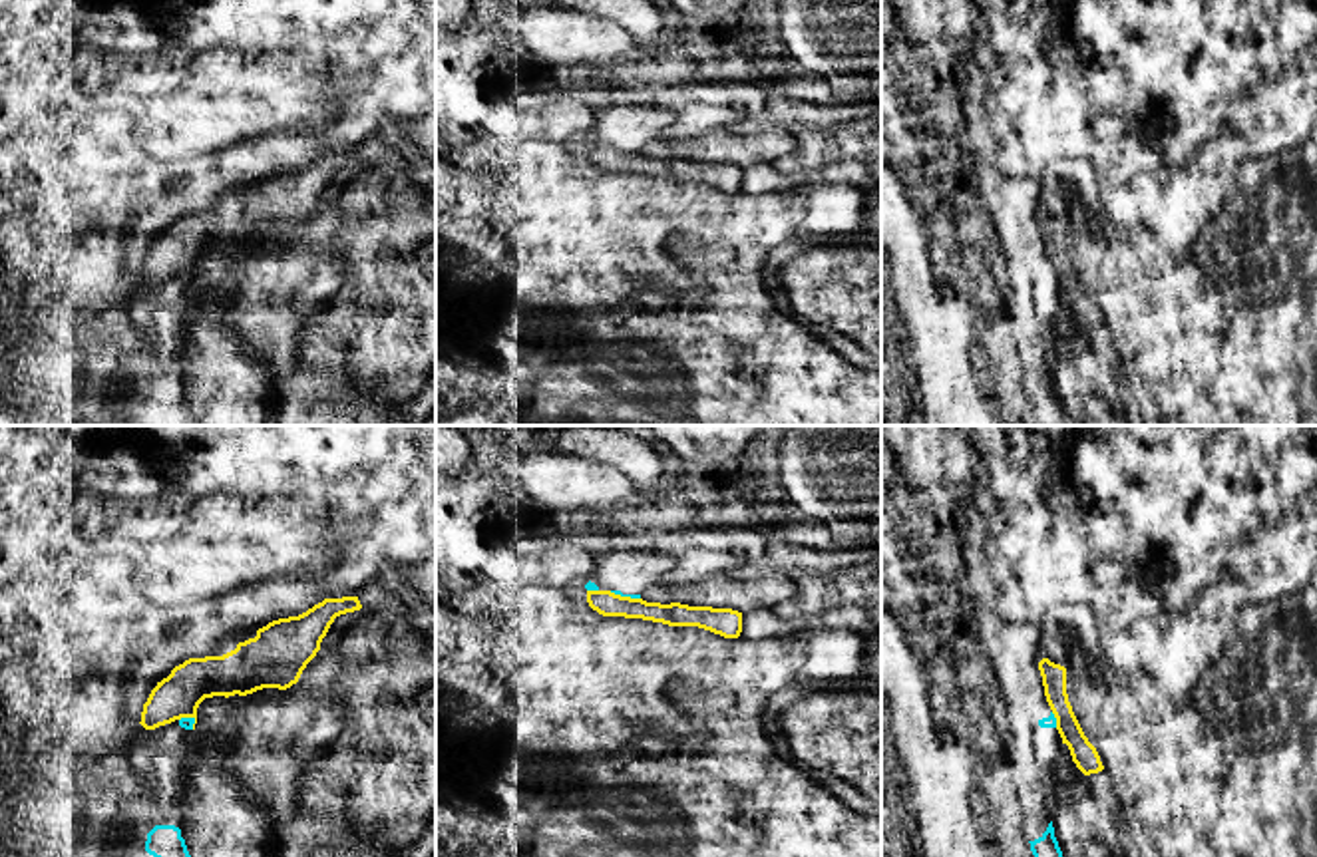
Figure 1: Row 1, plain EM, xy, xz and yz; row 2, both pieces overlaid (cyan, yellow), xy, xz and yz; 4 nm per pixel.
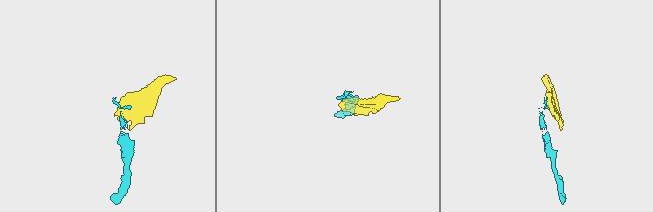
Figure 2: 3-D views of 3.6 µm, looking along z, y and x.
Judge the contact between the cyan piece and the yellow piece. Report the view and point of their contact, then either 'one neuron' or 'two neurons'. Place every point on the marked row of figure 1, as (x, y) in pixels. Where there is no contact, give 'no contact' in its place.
xz (625, 595) | two neurons

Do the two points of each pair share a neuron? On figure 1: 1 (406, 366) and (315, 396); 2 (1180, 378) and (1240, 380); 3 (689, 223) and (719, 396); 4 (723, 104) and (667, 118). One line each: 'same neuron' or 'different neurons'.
1: different neurons
2: same neuron
3: same neuron
4: different neurons

